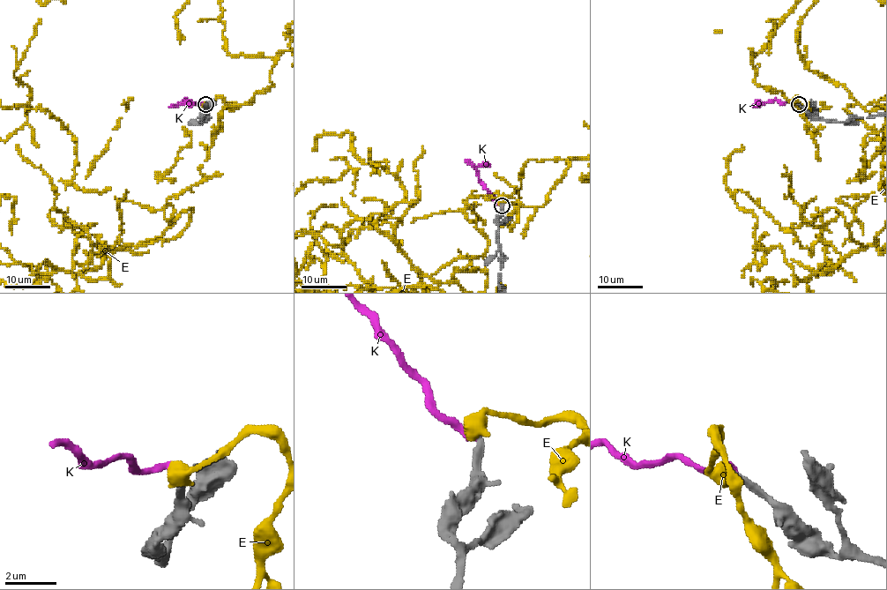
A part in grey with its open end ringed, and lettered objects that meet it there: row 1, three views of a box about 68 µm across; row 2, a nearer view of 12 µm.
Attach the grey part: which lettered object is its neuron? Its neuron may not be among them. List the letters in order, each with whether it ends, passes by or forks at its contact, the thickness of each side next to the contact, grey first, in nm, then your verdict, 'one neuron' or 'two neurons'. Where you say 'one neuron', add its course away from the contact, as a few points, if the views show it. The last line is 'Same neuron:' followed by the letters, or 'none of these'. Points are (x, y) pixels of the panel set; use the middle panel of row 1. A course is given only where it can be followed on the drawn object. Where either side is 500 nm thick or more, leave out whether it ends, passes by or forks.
E: 260/650 nm | two neurons
K: it ends | 260/240 nm | one neuron | via (501, 205), (479, 179), (476, 167), (488, 162)
Same neuron: K

